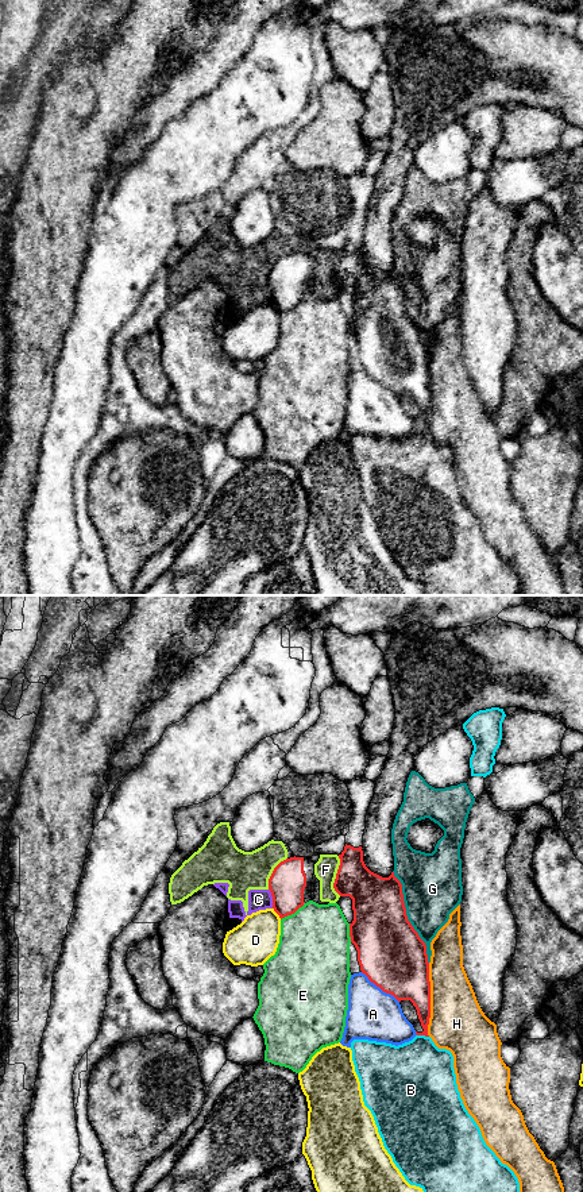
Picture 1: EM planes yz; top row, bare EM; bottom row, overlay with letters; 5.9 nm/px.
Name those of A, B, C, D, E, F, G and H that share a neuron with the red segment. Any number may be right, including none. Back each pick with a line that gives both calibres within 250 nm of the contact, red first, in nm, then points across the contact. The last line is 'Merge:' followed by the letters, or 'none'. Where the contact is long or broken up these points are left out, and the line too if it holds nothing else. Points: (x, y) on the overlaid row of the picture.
Merge: none

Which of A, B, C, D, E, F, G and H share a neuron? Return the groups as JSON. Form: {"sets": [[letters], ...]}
{"sets": [["A"], ["B"], ["C", "F"], ["D"], ["E"], ["G"], ["H"]]}

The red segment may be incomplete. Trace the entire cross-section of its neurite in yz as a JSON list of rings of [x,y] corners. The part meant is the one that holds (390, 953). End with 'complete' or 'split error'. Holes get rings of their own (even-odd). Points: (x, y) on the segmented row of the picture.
[[[345,844],[339,859],[333,888],[340,896],[352,899],[354,921],[350,923],[350,937],[358,950],[362,973],[398,1002],[410,1000],[424,1029],[416,1034],[429,1037],[431,981],[426,945],[408,919],[401,882],[394,872],[389,877],[371,872],[363,861],[362,846]]]; complete

